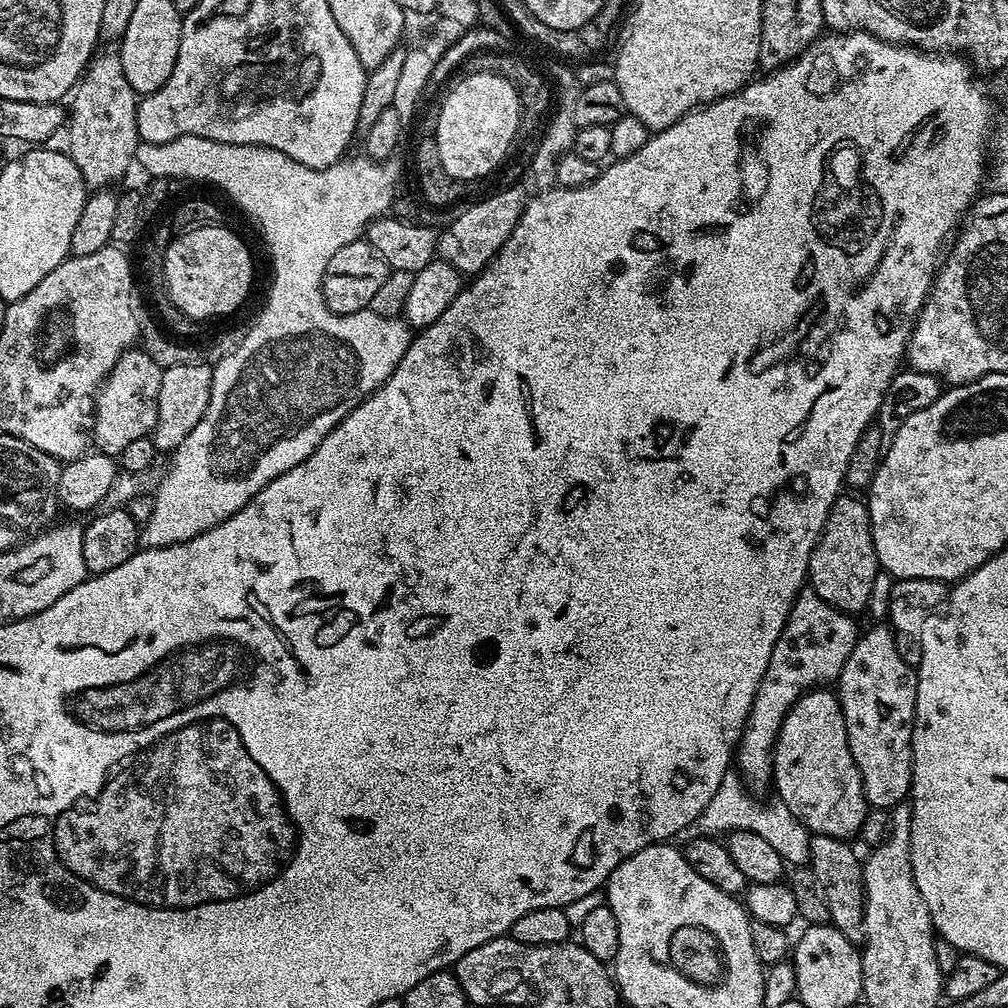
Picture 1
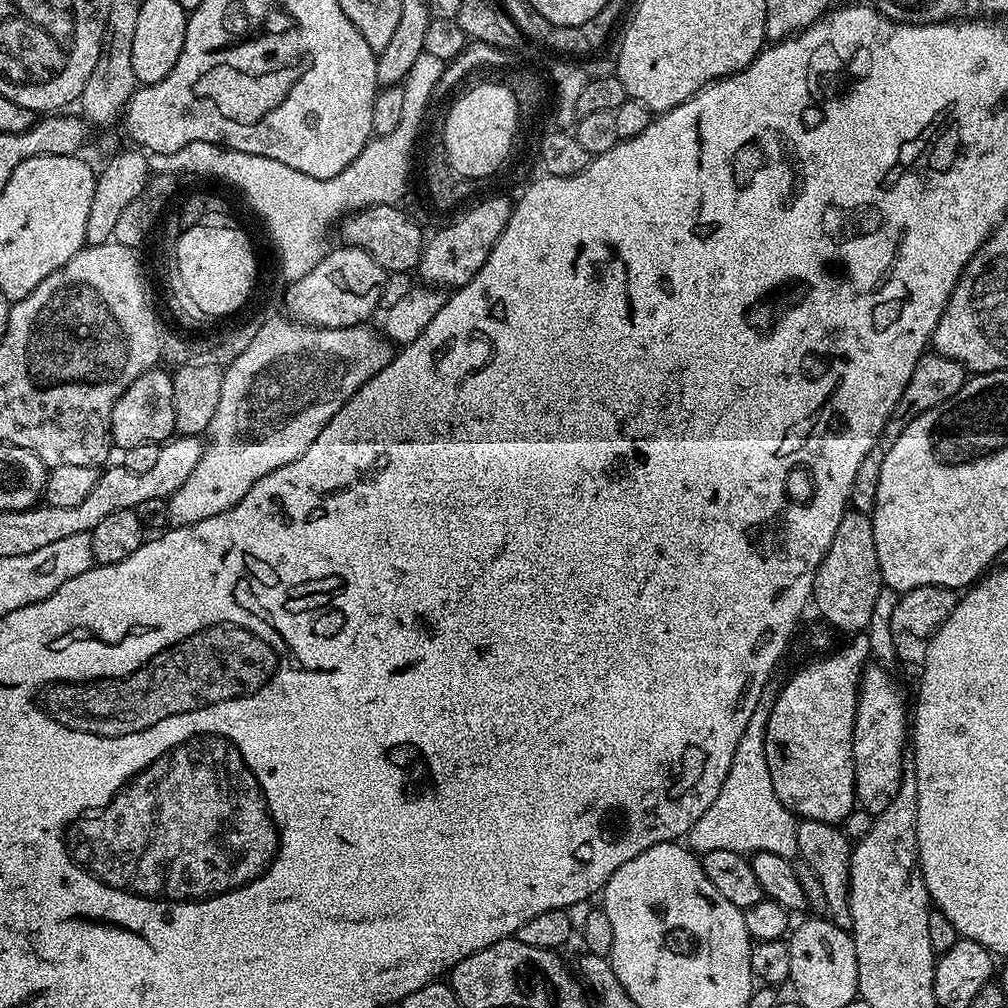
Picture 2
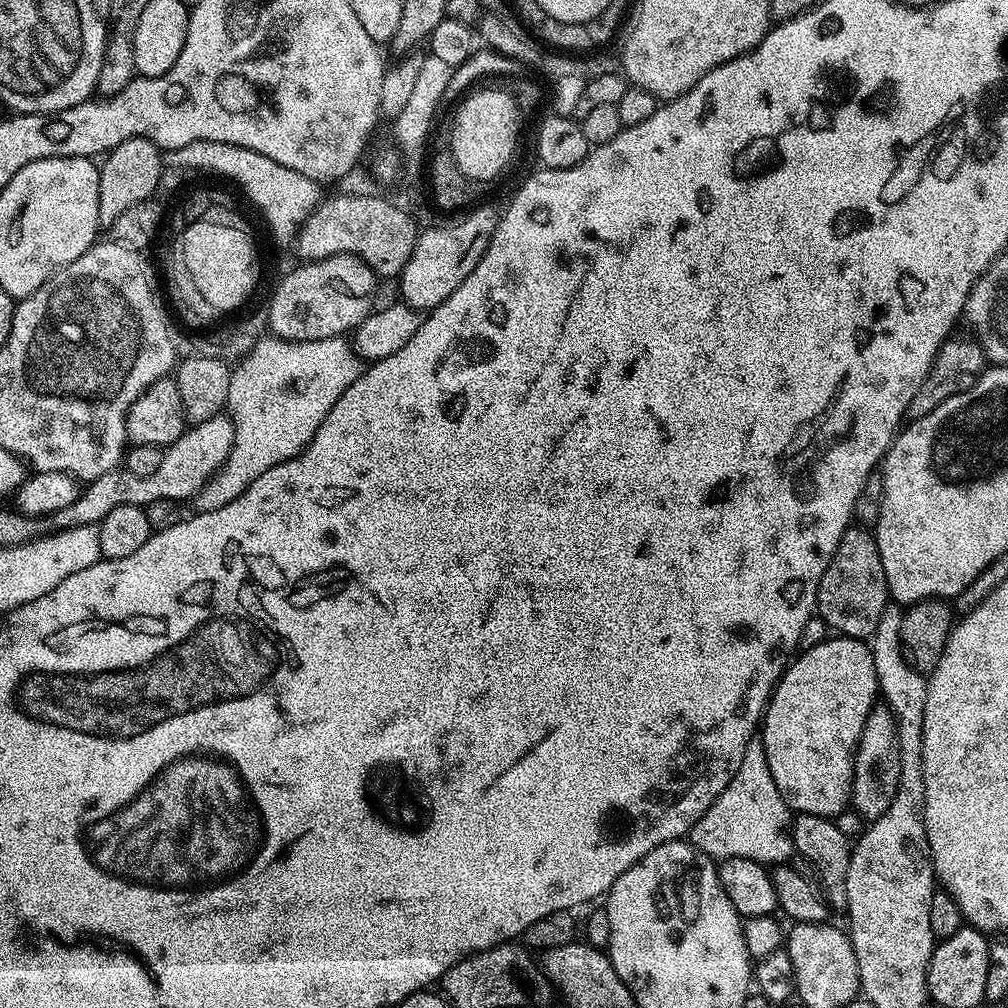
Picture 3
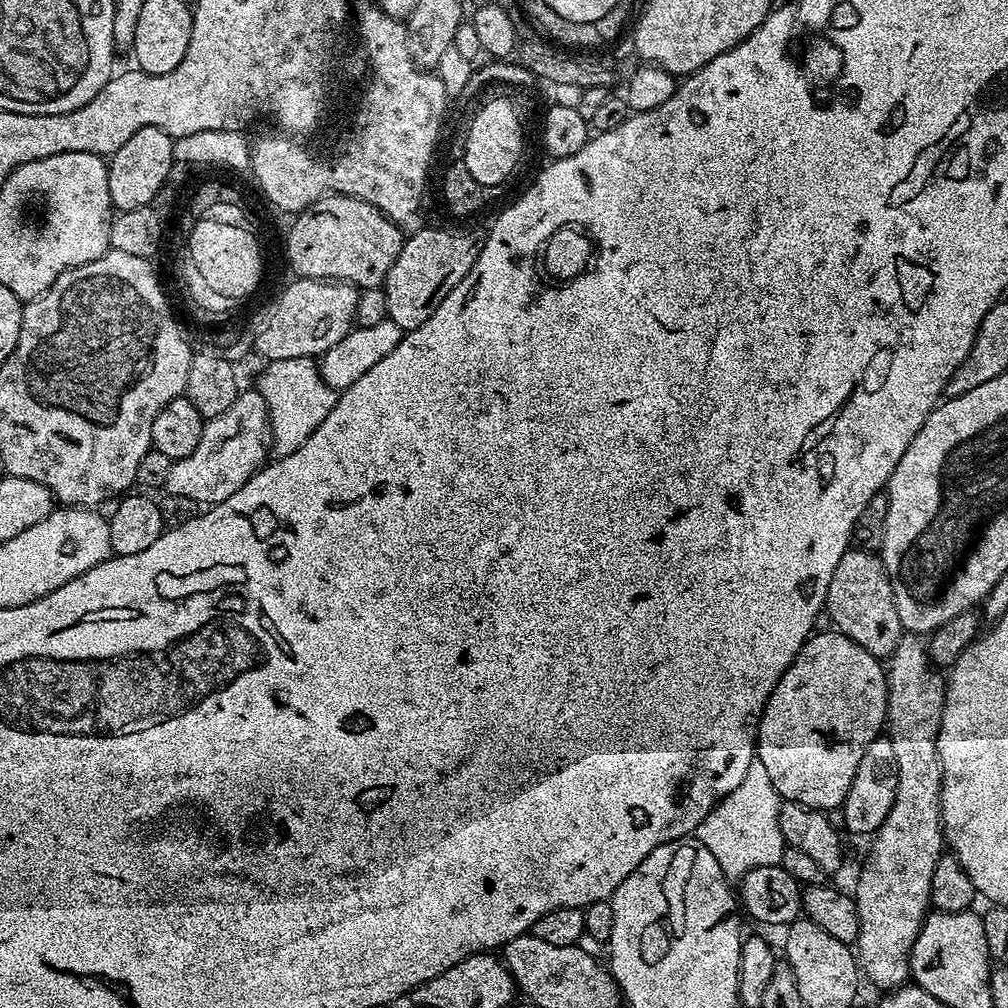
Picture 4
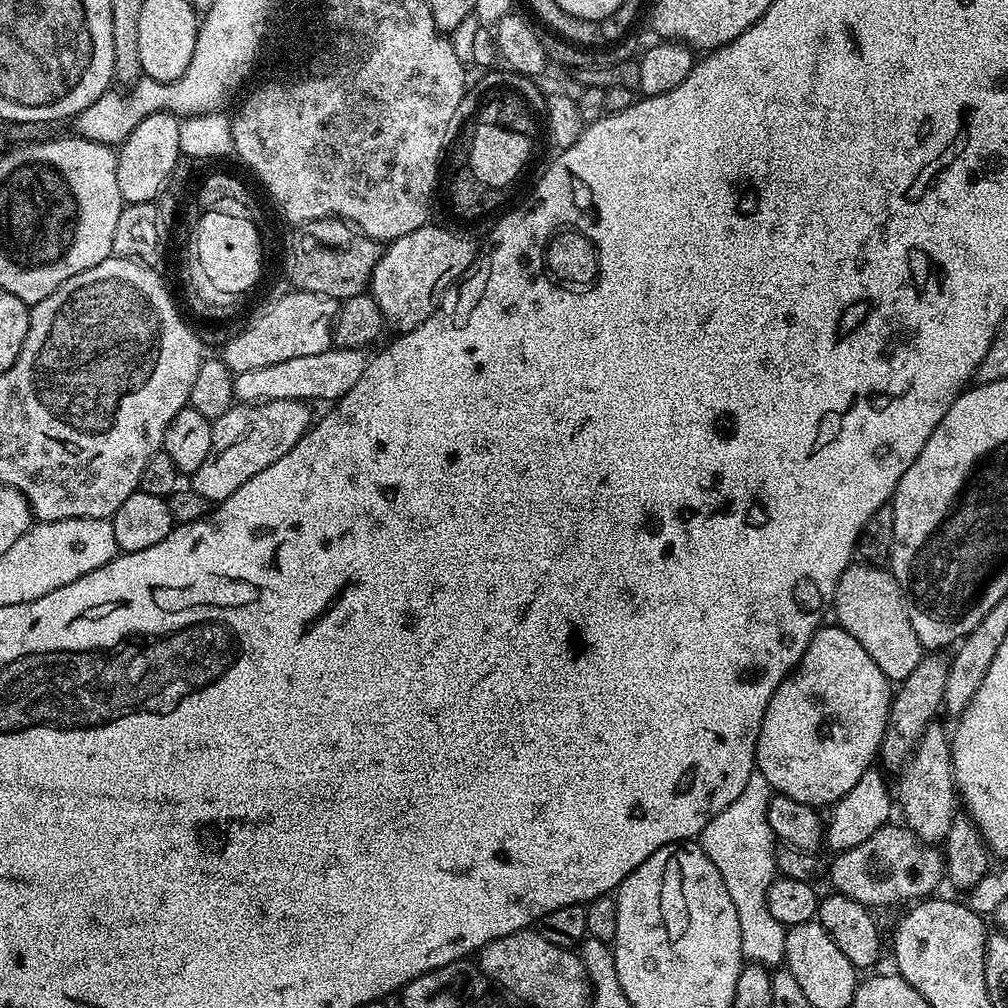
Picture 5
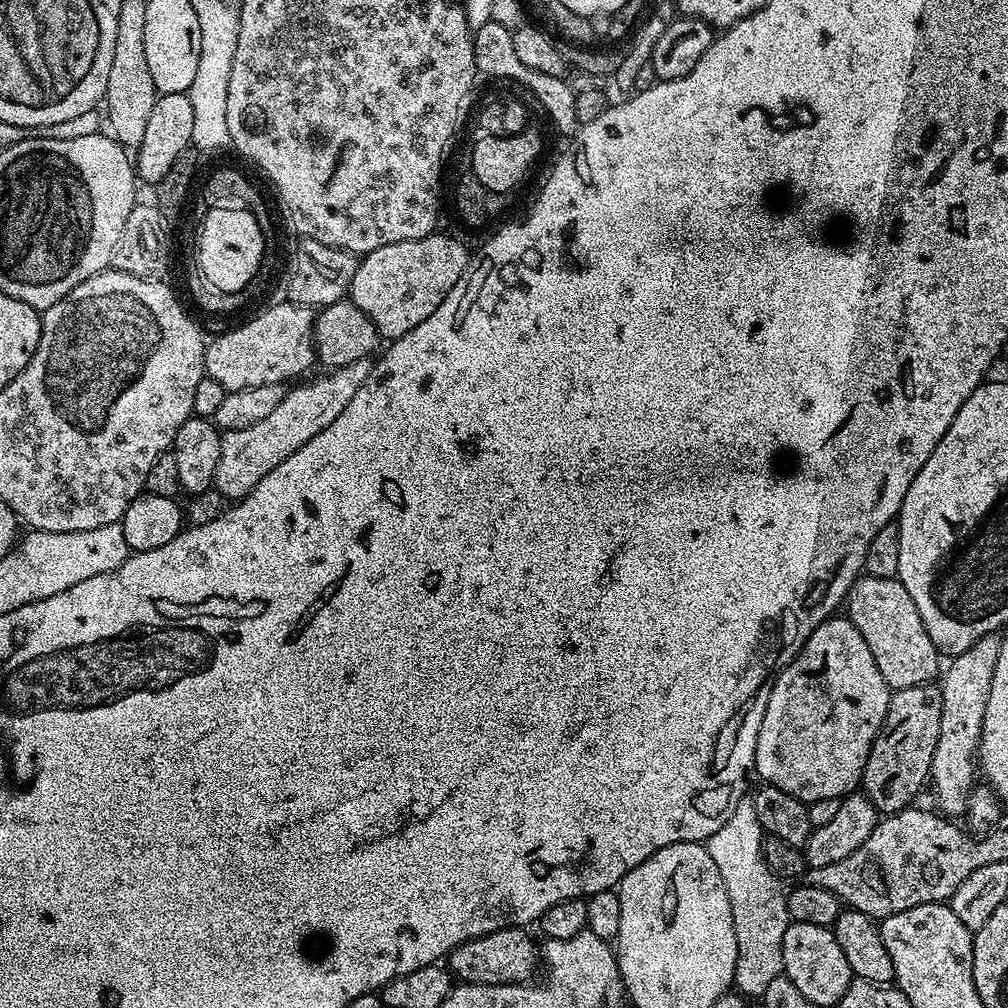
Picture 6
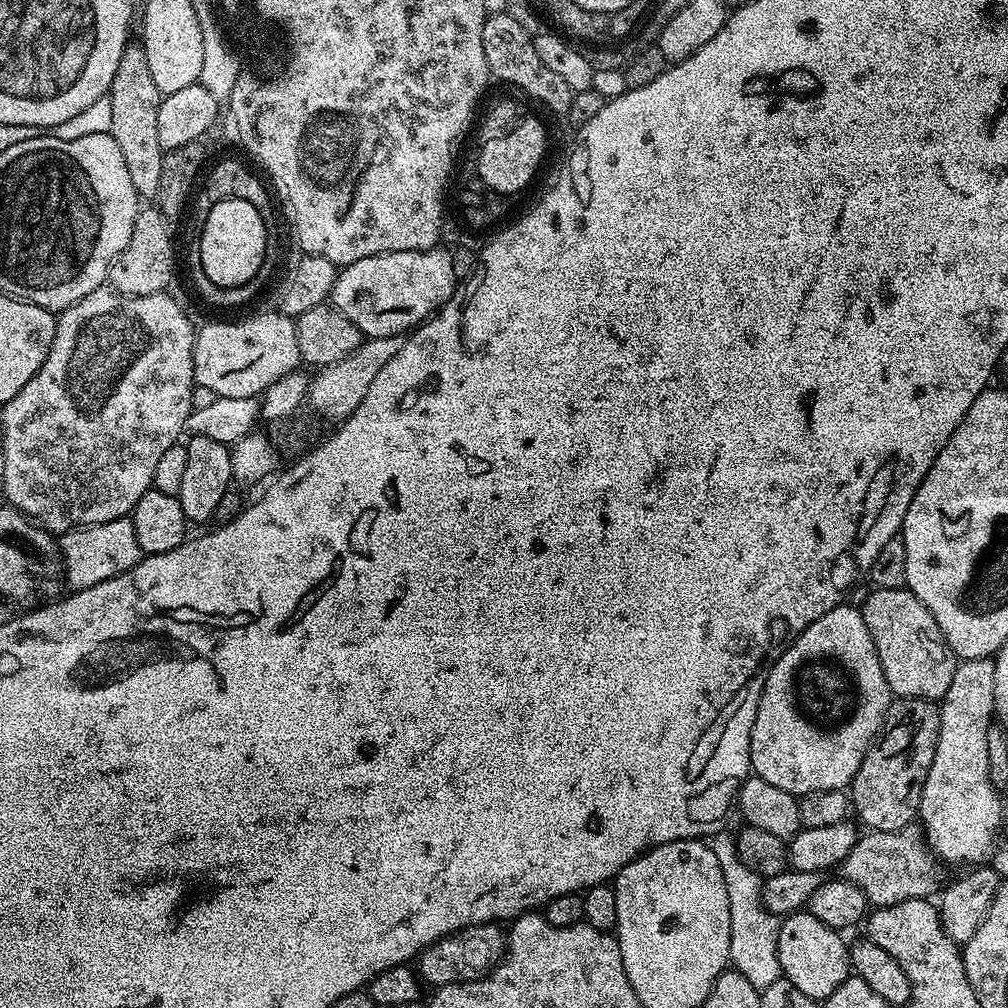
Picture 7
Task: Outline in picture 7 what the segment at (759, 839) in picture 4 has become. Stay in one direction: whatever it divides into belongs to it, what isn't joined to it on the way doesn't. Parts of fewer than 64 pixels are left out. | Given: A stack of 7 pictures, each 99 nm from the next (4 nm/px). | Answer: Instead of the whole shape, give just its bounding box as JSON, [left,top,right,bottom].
[710,830,782,990]

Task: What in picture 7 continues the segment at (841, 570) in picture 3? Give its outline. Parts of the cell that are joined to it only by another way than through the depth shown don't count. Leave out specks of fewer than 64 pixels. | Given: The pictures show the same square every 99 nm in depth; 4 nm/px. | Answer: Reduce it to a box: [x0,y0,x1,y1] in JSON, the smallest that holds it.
[863,587,958,700]

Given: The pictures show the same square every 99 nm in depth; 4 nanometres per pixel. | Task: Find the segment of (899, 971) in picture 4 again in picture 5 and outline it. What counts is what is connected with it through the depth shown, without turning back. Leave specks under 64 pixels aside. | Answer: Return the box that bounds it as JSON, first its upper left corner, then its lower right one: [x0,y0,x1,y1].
[898,722,958,846]

